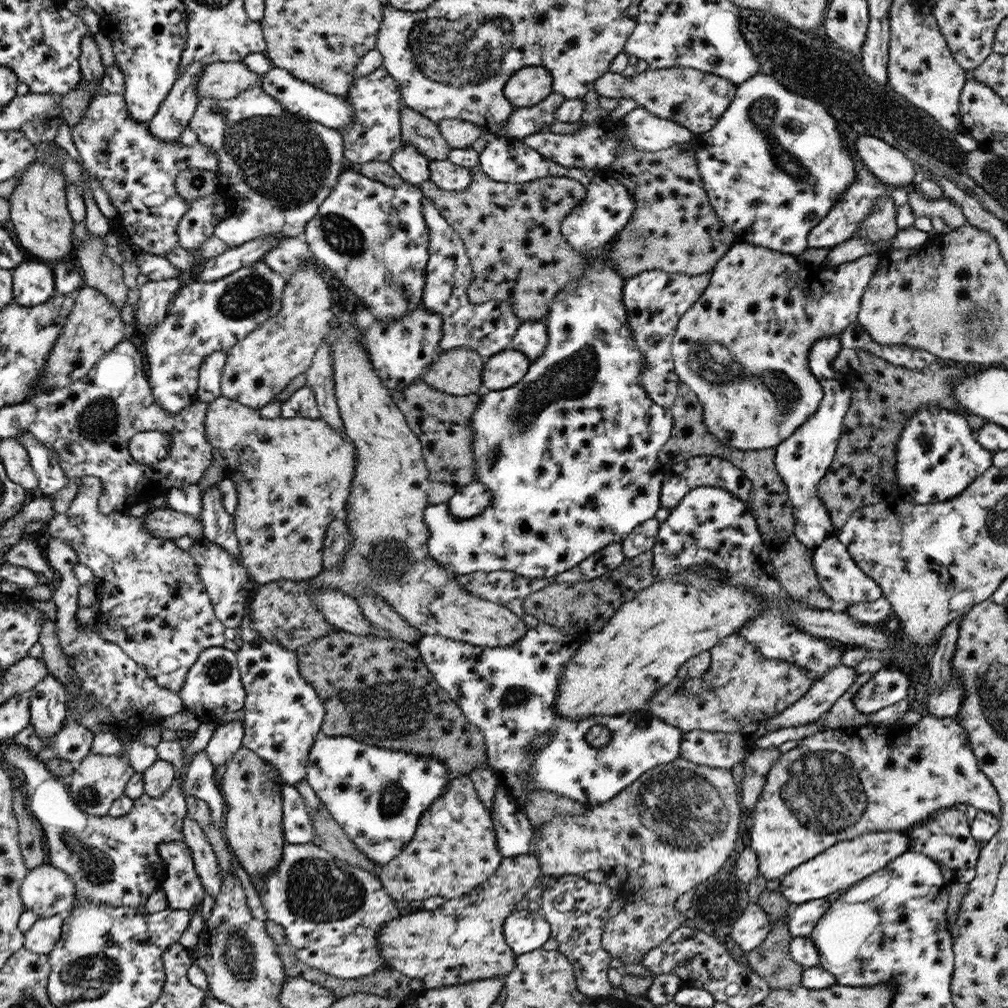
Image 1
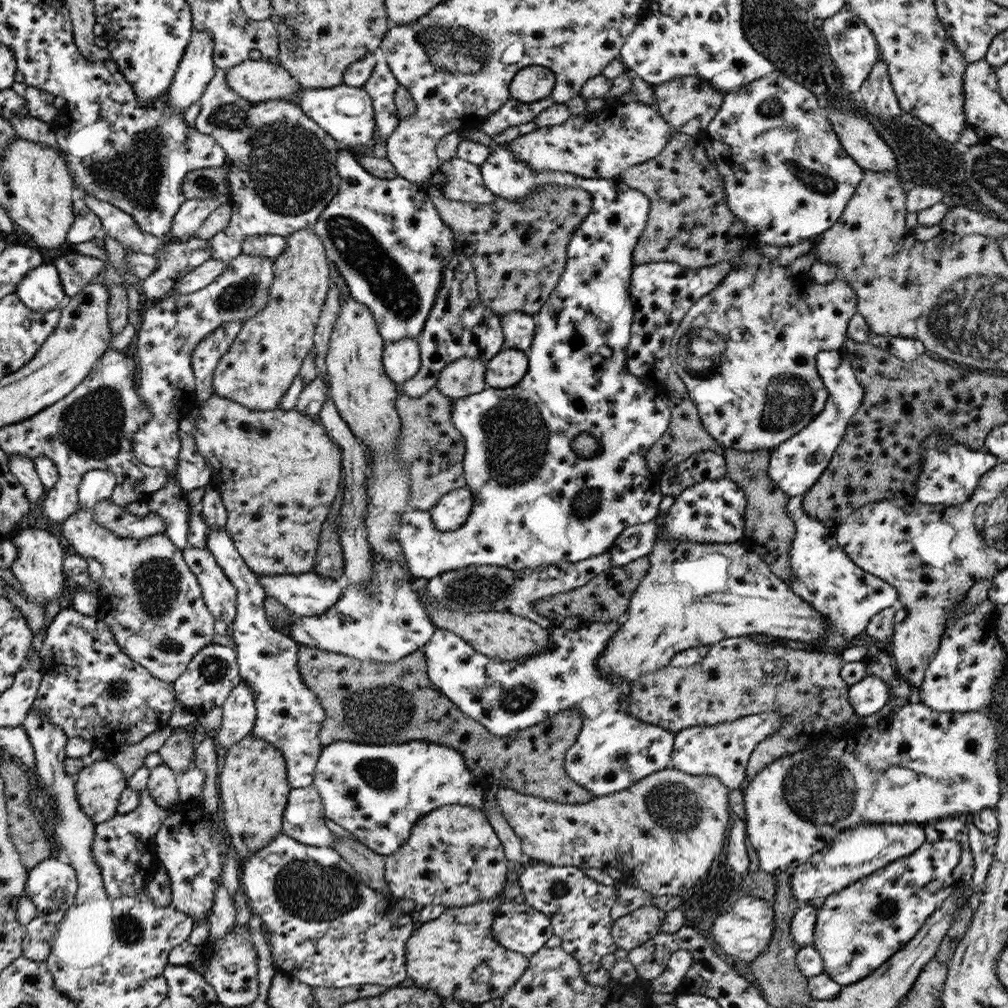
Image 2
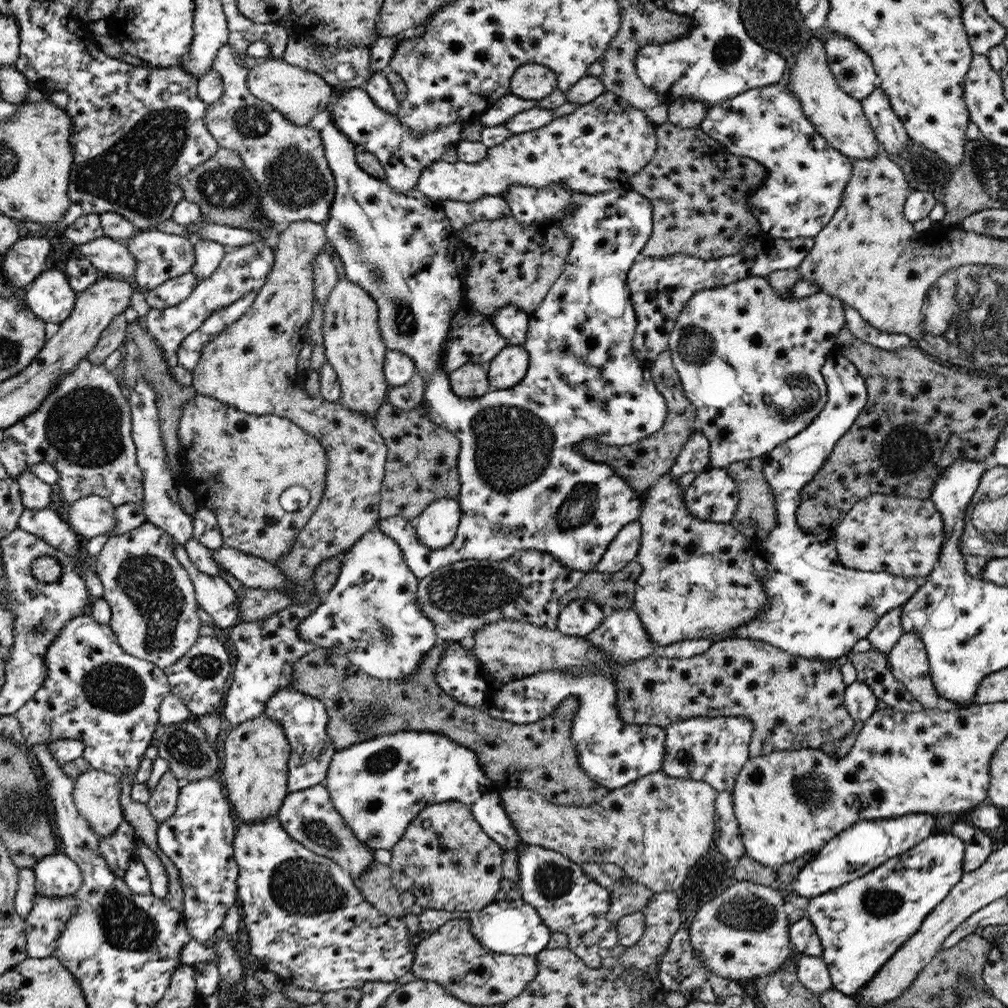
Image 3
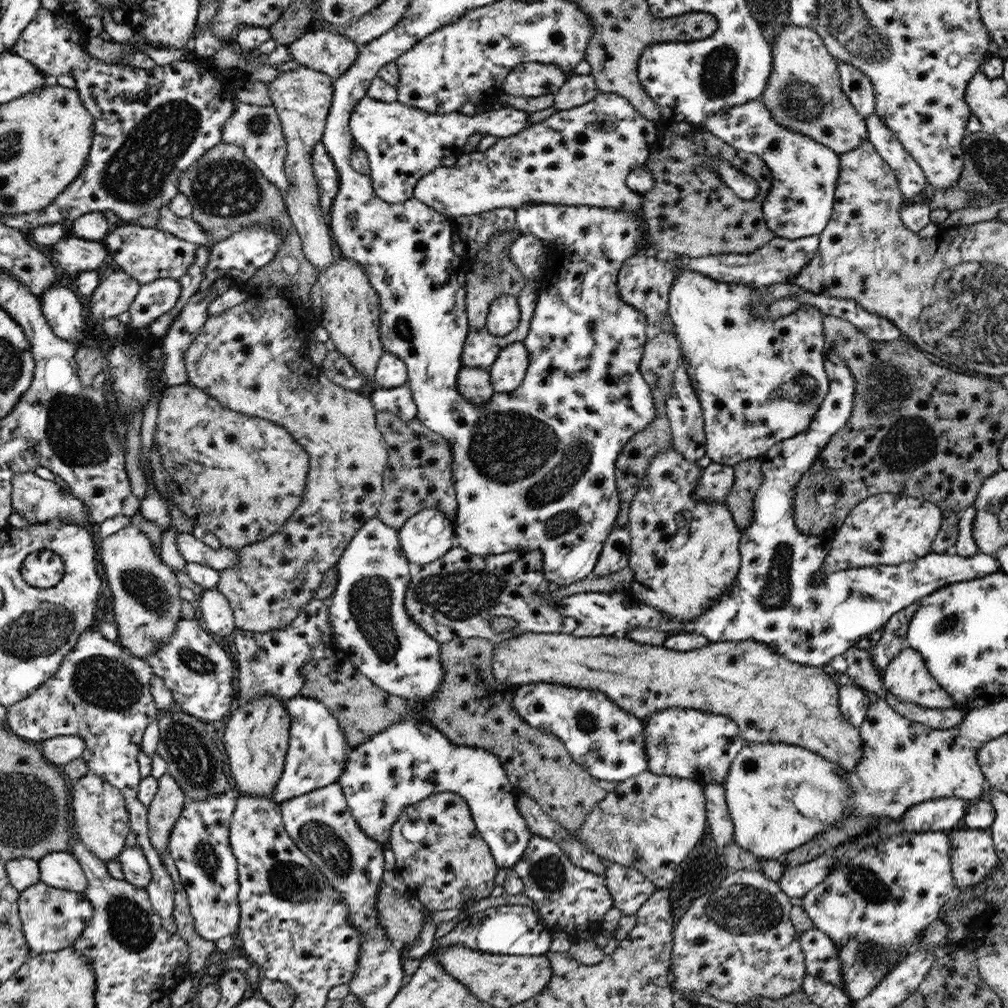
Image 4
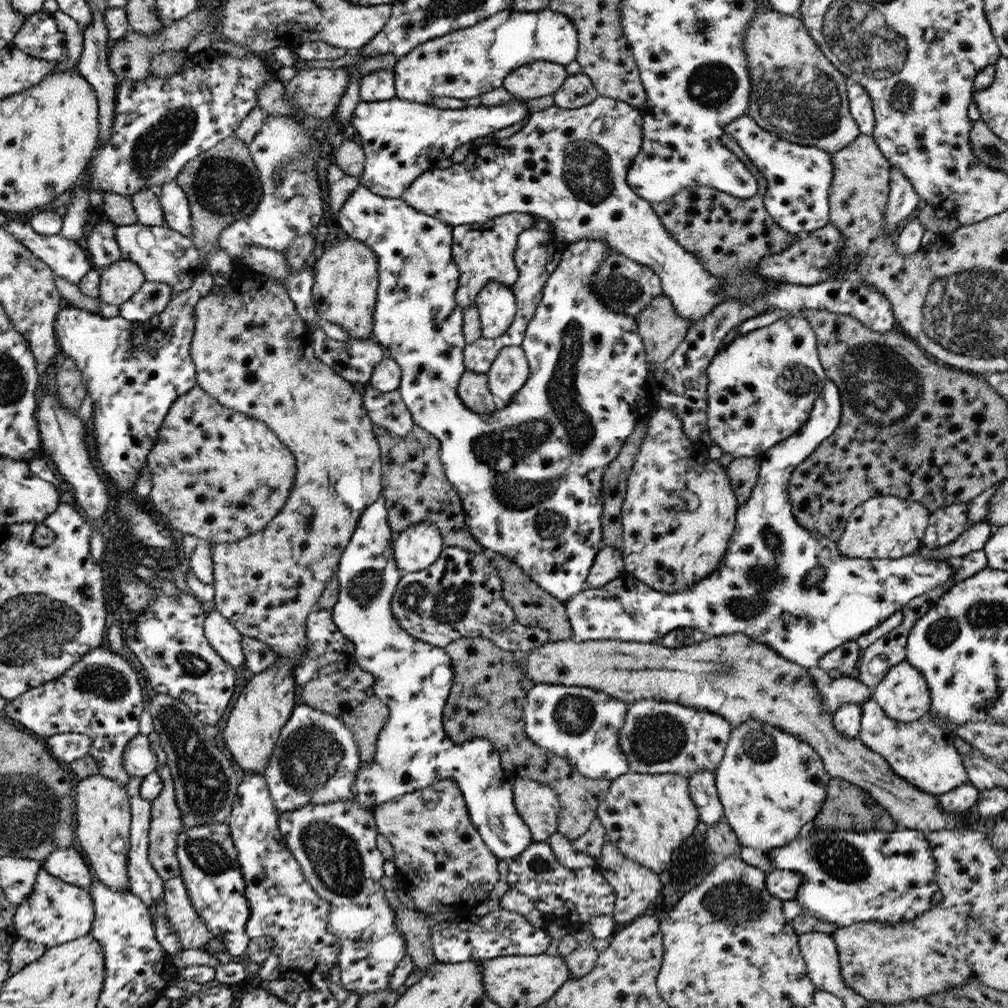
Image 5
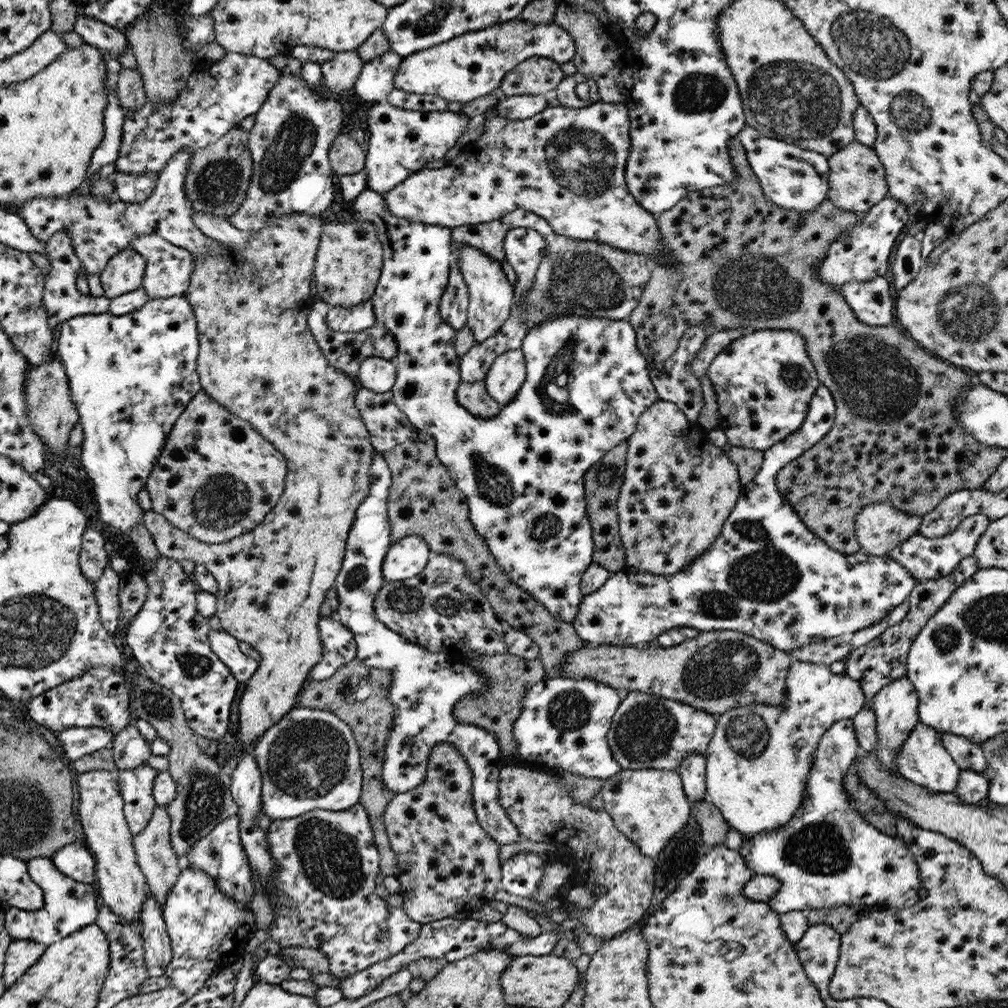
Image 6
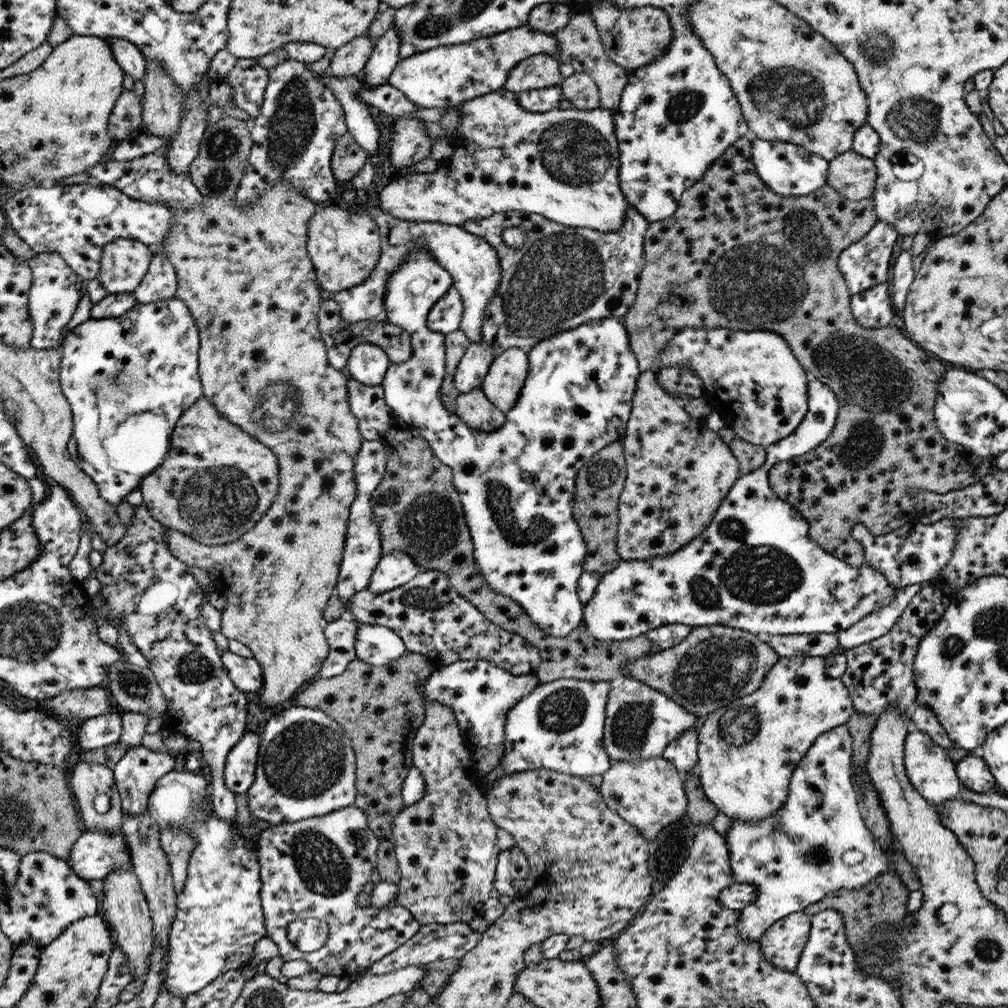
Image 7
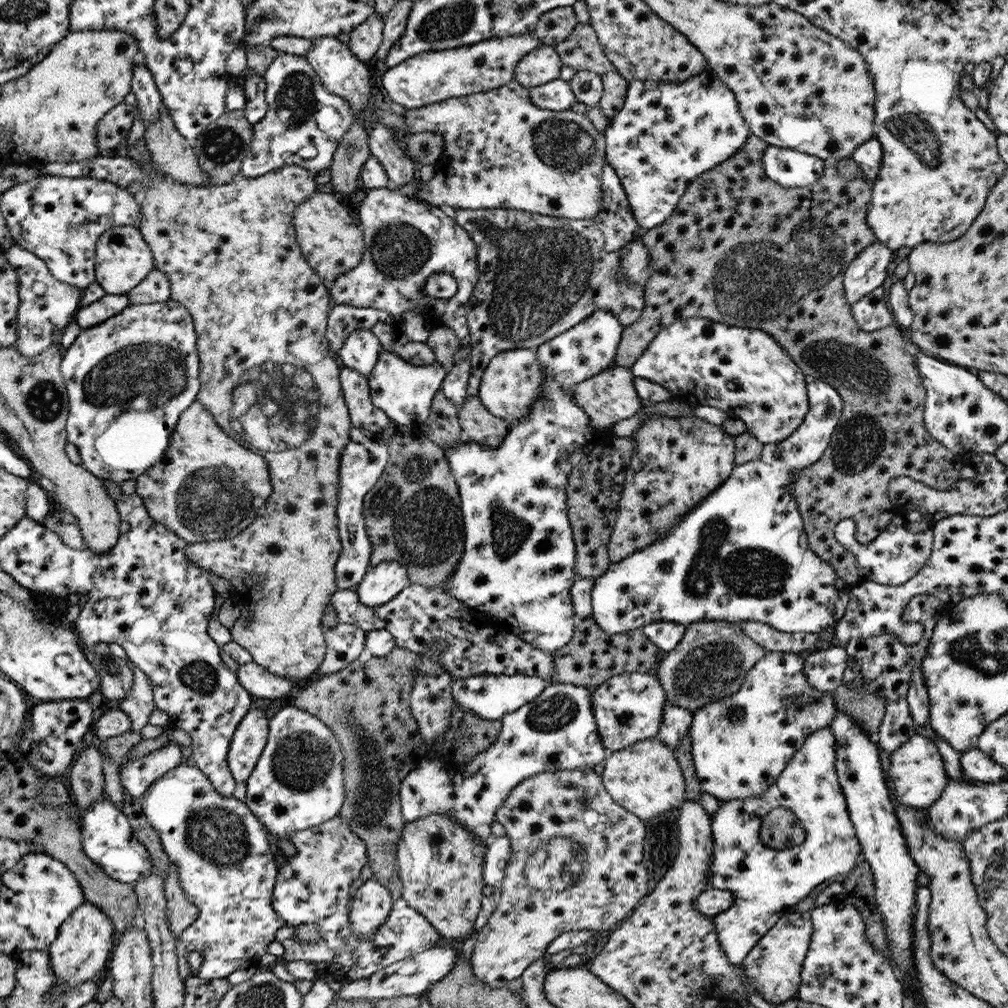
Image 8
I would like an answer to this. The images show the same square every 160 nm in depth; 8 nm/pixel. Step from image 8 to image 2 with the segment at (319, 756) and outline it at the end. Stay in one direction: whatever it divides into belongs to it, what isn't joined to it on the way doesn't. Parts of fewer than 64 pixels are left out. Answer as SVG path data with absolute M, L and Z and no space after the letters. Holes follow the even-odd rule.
M226 526L207 532L207 548L213 552L223 571L238 589L238 615L232 624L232 644L239 652L244 680L255 693L257 719L253 736L262 737L280 748L287 759L288 776L293 789L310 787L314 783L319 756L324 747L319 734L325 710L318 694L303 680L299 671L299 645L289 635L276 631L269 624L264 607L267 591L242 558Z

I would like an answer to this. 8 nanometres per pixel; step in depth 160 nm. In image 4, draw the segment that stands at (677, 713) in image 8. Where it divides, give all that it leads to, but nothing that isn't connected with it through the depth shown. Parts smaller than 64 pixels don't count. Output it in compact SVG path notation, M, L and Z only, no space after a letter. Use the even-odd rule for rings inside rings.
M709 782L703 787L708 832L712 833L714 842L722 850L733 838L733 824L729 816L724 787L716 782Z

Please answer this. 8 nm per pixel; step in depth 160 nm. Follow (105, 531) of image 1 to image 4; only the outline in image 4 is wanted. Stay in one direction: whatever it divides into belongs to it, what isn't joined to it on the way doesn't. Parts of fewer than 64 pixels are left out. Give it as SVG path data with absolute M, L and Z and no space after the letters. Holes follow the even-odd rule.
M130 524L126 528L101 539L100 562L102 562L108 586L112 591L114 620L117 624L119 644L123 644L129 652L133 652L133 656L144 659L151 652L155 652L159 644L169 642L183 618L180 614L180 608L182 608L181 584L170 567L156 553L150 538L136 525Z

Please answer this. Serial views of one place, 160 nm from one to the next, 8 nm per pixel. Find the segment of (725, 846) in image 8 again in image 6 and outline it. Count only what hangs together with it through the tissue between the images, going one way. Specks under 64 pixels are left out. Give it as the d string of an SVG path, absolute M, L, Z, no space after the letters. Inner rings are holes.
M851 718L835 722L821 736L810 769L804 800L796 815L788 824L776 831L754 837L742 838L738 851L748 868L758 876L774 876L780 889L766 903L779 914L792 911L807 911L832 906L865 906L871 909L902 910L919 901L917 892L922 887L920 869L902 838L886 836L870 825L851 807L849 796L843 787L844 775L852 768L860 746Z

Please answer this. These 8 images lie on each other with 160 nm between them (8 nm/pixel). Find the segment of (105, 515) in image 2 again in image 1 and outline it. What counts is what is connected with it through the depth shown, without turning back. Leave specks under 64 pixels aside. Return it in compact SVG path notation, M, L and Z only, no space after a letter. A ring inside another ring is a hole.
M171 507L154 509L146 514L145 527L152 536L176 539L184 536L198 539L203 536L203 520Z

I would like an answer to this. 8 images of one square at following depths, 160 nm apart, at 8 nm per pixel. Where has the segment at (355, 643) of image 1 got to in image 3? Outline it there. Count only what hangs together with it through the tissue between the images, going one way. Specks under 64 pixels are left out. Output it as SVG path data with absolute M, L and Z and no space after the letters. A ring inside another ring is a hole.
M438 641L424 656L424 660L418 666L419 671L412 673L405 681L393 681L370 676L345 656L318 647L293 664L290 686L323 701L329 716L326 732L337 750L400 731L434 732L473 750L486 776L502 789L530 789L539 792L552 804L575 807L588 806L611 791L609 788L604 788L604 785L600 786L594 782L579 764L575 745L571 739L573 716L578 705L576 700L566 699L551 715L538 722L518 725L504 719L492 718L485 710L462 704L440 688L435 679L435 672L444 651L445 643Z

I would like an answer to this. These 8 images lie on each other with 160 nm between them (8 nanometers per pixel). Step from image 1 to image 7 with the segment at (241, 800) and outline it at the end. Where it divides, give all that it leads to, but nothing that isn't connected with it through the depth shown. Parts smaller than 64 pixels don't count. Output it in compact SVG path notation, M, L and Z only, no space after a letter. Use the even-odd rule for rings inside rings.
M281 180L271 186L253 204L247 208L239 208L234 197L203 196L203 202L190 208L171 208L173 210L173 225L168 236L157 245L167 255L168 260L175 266L178 288L176 297L185 301L194 315L200 336L200 381L203 398L210 400L224 418L232 424L237 424L244 432L271 448L279 459L279 494L272 503L270 510L246 534L234 542L216 545L205 545L195 541L191 536L180 533L177 529L167 529L167 540L170 541L170 551L184 561L184 564L197 566L206 570L212 581L220 580L226 584L228 601L221 615L221 632L226 638L245 644L252 652L253 657L262 667L262 686L259 694L259 705L262 708L272 708L286 702L302 684L306 684L314 674L318 674L327 656L330 654L330 645L326 644L324 633L320 626L322 612L327 608L331 596L336 593L339 578L339 568L342 566L343 552L346 550L347 523L350 522L351 504L359 494L355 480L355 458L363 446L364 438L359 431L359 421L351 412L350 390L346 390L348 378L342 370L331 365L327 357L327 346L323 334L319 331L319 308L321 307L320 288L314 270L310 253L307 251L308 227L311 218L315 215L316 203L307 198L302 189L295 188L289 180Z

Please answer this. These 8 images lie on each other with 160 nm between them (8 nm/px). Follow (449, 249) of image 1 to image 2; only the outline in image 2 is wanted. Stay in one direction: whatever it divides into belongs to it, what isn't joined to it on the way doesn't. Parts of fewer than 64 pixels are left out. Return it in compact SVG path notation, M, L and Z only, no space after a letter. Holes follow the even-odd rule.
M456 250L456 254L443 270L441 282L443 283L437 292L435 306L419 338L423 365L413 379L400 386L400 394L413 399L418 399L434 387L440 376L439 373L448 364L466 357L488 362L506 348L501 315L482 304L477 291L474 267L460 250Z

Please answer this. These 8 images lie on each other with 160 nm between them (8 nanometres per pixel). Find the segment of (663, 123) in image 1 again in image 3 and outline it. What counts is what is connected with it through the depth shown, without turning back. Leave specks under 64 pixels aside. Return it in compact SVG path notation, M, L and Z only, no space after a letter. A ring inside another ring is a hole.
M605 91L600 96L597 96L594 100L592 100L592 102L582 104L582 106L576 109L576 111L568 115L556 117L550 124L546 124L542 128L533 129L531 132L524 132L523 134L512 135L501 144L489 148L488 154L482 162L473 162L472 164L468 164L467 162L462 161L449 163L443 161L442 159L437 160L423 171L422 178L419 179L416 187L420 192L423 192L426 196L431 197L432 200L439 201L440 203L447 200L471 203L477 201L479 198L482 198L484 195L503 197L511 184L521 184L534 188L544 188L551 184L557 184L564 185L565 187L571 188L573 191L582 194L596 194L611 191L616 187L622 187L624 183L628 182L629 178L633 174L636 174L641 168L644 168L650 162L650 159L653 157L653 154L657 149L656 129L657 125L646 116L645 112L642 112L639 108L633 107L621 96L618 96L610 91Z

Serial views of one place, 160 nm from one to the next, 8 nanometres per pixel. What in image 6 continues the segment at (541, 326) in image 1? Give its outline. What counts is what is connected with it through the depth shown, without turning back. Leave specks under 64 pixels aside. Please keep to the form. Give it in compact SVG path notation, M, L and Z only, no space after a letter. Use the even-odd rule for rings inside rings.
M469 244L461 248L460 270L469 288L466 326L474 333L476 343L494 336L510 316L516 287L510 284L500 262Z

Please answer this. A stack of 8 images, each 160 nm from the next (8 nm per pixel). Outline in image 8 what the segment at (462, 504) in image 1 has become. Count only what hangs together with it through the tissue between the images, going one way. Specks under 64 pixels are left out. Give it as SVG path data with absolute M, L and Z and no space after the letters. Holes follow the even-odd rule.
M387 561L370 567L362 582L354 589L359 600L369 608L379 607L404 590L409 584L409 577L402 563Z

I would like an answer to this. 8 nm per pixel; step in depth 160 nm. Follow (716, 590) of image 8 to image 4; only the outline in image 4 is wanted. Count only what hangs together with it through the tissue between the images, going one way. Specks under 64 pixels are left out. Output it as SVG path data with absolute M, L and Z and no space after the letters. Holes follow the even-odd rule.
M827 356L825 360L825 372L829 381L829 389L826 393L826 397L818 409L818 413L813 416L812 422L809 424L809 427L801 432L799 435L793 436L786 440L781 440L779 443L776 443L774 446L771 446L763 455L758 457L758 460L761 461L761 474L763 477L762 484L760 485L759 490L756 491L754 504L753 504L753 519L752 522L748 525L748 528L742 530L742 536L740 539L739 553L741 556L741 567L737 576L737 581L730 592L725 592L719 600L717 600L710 608L704 608L704 613L700 617L696 617L695 620L689 620L689 622L681 622L681 620L673 620L670 617L664 615L662 611L658 611L658 608L652 608L643 602L640 602L637 599L634 599L632 594L624 597L622 592L582 592L572 594L570 596L564 597L558 602L556 610L559 612L562 618L574 618L578 623L578 627L571 633L575 637L593 637L593 636L609 636L622 638L627 635L628 631L635 629L636 627L642 627L647 629L660 629L667 634L674 634L675 632L686 632L692 634L700 634L705 636L710 642L720 642L720 641L732 641L740 642L742 640L755 640L759 643L766 643L768 646L775 649L778 654L781 654L786 660L800 663L801 665L808 665L809 667L821 667L826 668L828 662L830 662L836 655L846 652L849 648L852 648L860 639L863 639L865 636L881 630L883 626L888 622L888 619L904 610L907 606L915 604L915 602L920 601L924 596L931 595L932 592L938 590L939 588L945 587L947 584L954 584L957 581L964 580L974 580L974 578L980 578L986 576L986 574L992 574L994 572L1001 572L1001 564L998 562L998 559L993 555L986 555L979 552L974 556L960 556L955 554L953 551L944 552L944 553L930 553L914 562L890 565L890 564L878 564L875 566L864 566L862 568L849 568L848 570L839 570L833 573L824 572L823 562L826 560L828 551L831 549L832 536L823 536L823 535L808 535L807 533L800 532L795 525L794 519L794 508L795 508L795 488L800 478L806 475L808 469L812 467L814 461L819 457L820 452L824 450L828 441L834 436L847 422L850 418L850 413L852 413L852 408L854 405L854 394L855 394L855 382L853 381L852 374L848 370L848 366L838 359L835 356Z

